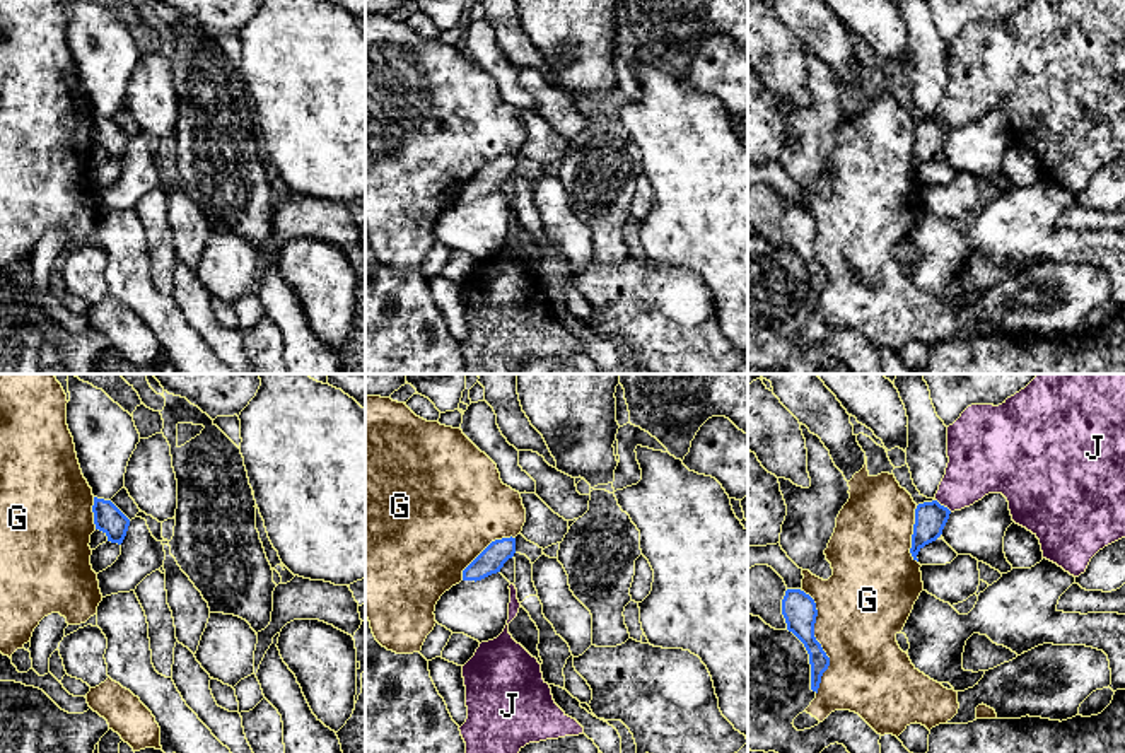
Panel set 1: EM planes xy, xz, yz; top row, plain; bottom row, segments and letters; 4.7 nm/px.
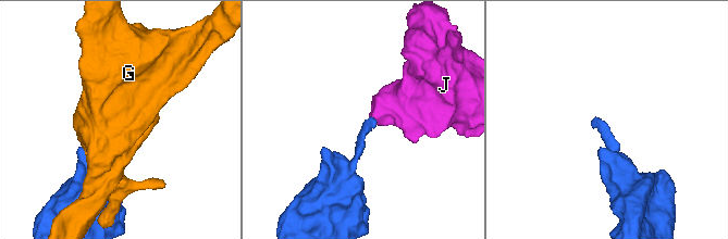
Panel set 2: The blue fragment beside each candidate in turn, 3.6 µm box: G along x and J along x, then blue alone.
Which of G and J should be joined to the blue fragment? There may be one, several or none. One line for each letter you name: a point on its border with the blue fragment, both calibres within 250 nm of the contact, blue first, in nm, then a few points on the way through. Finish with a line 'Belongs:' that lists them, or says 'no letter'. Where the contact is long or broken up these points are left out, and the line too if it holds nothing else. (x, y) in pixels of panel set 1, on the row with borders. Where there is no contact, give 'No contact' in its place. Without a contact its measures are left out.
Belongs: no letter

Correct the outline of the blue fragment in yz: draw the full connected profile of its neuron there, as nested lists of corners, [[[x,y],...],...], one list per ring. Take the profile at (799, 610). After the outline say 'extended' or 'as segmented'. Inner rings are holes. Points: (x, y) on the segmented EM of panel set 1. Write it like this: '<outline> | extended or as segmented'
[[[787,589],[782,599],[782,615],[787,630],[804,644],[809,654],[811,690],[818,693],[821,676],[830,666],[830,657],[814,637],[814,623],[818,616],[816,603],[801,589]]] | as segmented

